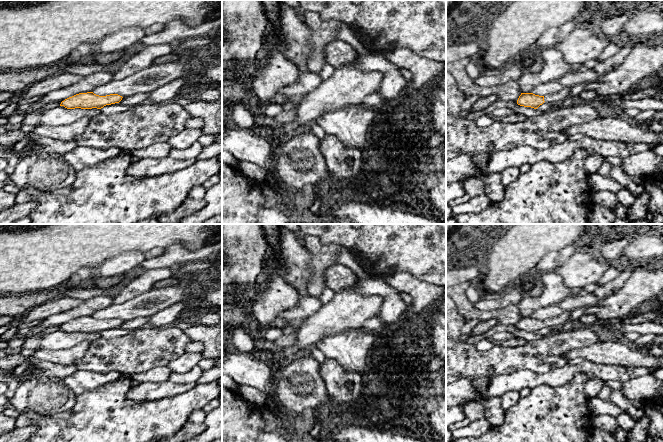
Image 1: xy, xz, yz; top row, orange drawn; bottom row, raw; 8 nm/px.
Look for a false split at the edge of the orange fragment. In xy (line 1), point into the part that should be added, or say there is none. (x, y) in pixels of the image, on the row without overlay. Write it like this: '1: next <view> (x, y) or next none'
1: next none

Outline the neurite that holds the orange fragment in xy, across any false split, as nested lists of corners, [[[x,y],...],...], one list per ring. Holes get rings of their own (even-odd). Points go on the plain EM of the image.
[[[93,316],[79,317],[62,325],[60,330],[64,330],[67,333],[101,333],[106,329],[119,327],[122,322],[118,318],[99,320]]]

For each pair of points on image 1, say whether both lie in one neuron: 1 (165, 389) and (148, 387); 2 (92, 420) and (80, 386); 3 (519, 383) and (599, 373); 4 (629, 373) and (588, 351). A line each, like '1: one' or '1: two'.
1: one
2: two
3: one
4: two

